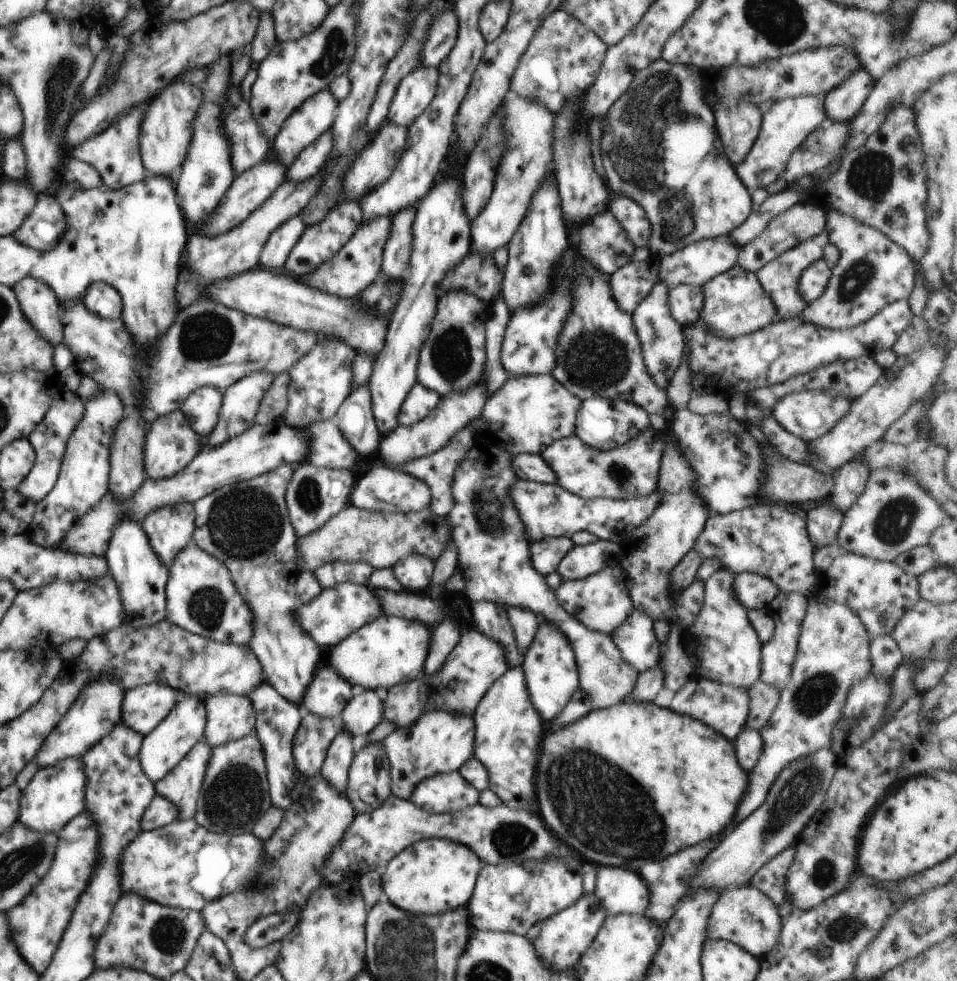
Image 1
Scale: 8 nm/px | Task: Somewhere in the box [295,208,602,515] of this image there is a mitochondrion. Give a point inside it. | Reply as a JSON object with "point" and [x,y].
{"point":[452,355]}

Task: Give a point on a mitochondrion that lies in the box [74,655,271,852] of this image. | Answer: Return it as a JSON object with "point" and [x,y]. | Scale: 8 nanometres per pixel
{"point":[235,797]}

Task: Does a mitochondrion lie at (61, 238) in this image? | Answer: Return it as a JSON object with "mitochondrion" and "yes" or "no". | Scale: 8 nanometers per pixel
{"mitochondrion":"no"}

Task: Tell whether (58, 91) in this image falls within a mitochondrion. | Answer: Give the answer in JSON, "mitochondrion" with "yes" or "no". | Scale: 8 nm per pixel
{"mitochondrion":"yes"}

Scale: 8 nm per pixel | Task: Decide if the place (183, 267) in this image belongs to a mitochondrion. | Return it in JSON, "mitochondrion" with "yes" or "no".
{"mitochondrion":"no"}

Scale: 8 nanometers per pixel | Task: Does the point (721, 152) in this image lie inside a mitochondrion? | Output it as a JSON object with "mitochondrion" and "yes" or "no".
{"mitochondrion":"no"}

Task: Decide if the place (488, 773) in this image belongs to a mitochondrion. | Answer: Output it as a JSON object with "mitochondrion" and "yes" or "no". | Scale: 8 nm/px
{"mitochondrion":"no"}

